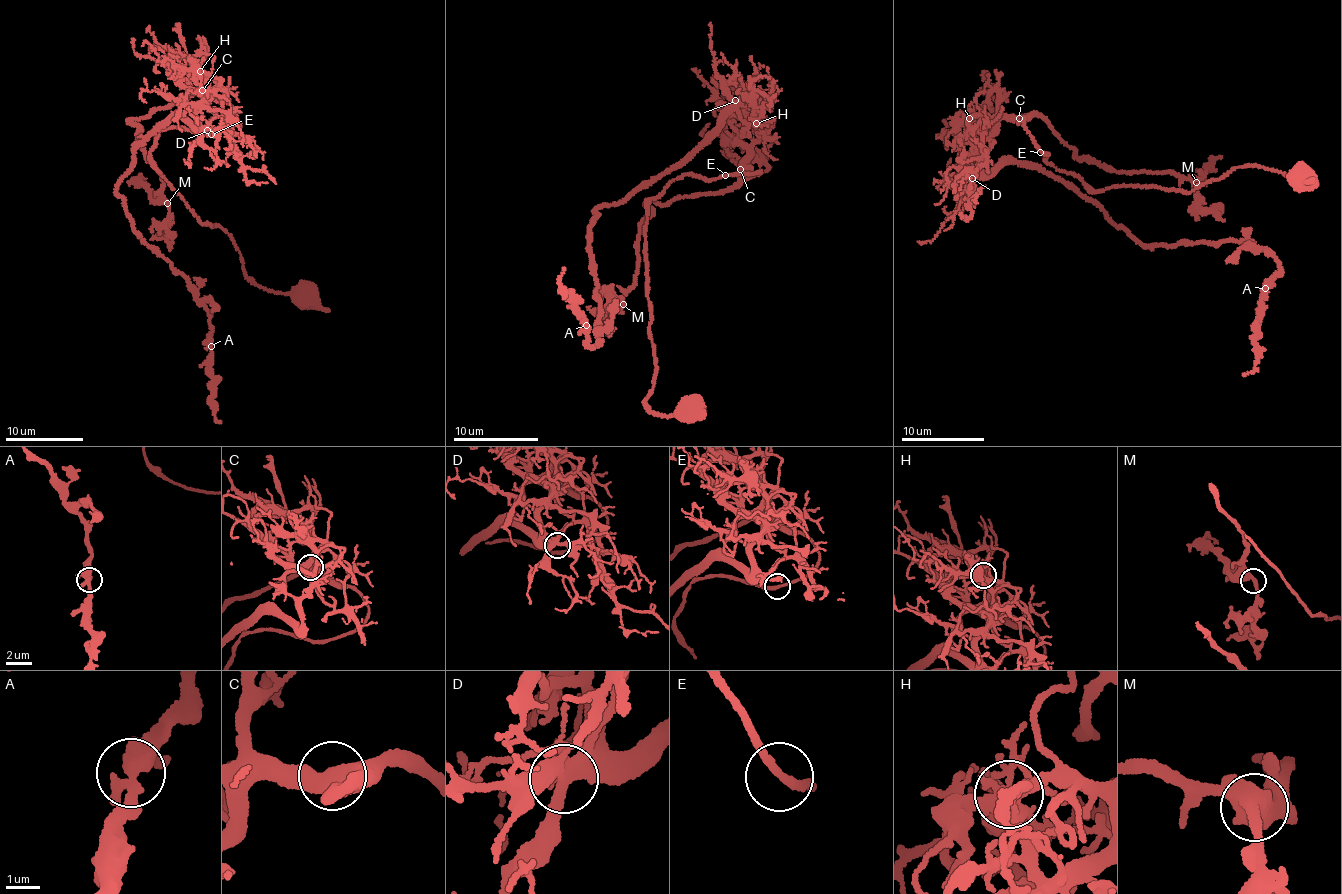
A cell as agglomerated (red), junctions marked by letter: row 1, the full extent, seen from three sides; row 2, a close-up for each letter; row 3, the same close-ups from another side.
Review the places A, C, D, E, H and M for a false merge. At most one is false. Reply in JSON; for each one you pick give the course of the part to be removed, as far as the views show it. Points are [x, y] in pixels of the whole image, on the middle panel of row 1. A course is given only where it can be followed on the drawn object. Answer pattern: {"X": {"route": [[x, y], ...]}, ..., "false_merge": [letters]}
{"H": {"route": [[755, 122], [730, 112], [665, 172], [596, 209], [588, 231], [598, 300], [592, 347], [560, 284], [564, 267]]}, "false_merge": ["H"]}

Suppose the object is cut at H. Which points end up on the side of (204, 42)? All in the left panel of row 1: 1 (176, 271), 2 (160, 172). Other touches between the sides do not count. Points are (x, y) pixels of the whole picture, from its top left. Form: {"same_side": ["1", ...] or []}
{"same_side": ["2"]}

